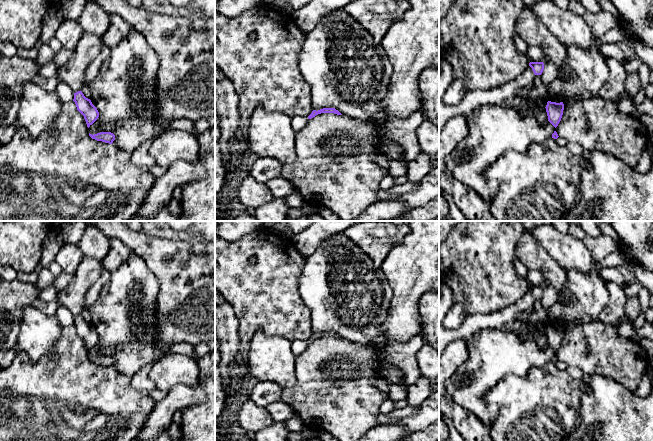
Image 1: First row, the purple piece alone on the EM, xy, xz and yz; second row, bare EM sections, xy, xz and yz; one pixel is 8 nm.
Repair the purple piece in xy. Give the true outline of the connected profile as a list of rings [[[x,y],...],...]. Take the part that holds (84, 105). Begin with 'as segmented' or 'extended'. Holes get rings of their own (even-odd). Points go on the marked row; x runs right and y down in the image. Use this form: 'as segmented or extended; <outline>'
as segmented; [[[82,91],[74,93],[73,101],[76,104],[77,110],[84,116],[89,128],[99,117],[97,108],[92,104],[90,99],[84,96]]]

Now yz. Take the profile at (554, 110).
as segmented; [[[548,101],[545,108],[548,116],[548,121],[556,128],[561,121],[563,115],[563,102],[556,103]]]

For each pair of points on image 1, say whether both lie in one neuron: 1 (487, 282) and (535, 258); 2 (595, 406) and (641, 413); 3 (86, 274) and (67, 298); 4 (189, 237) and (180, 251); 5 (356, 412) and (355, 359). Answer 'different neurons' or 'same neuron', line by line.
1: different neurons
2: same neuron
3: same neuron
4: different neurons
5: same neuron

